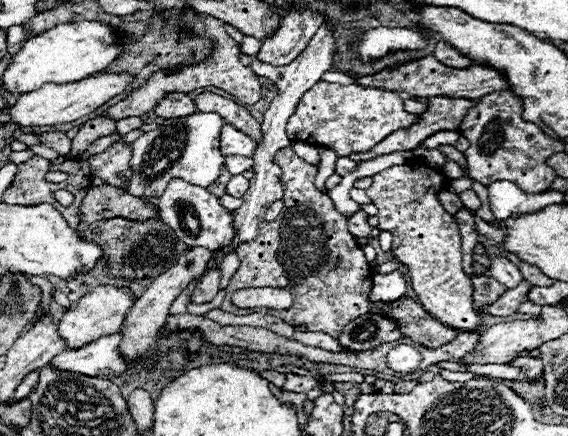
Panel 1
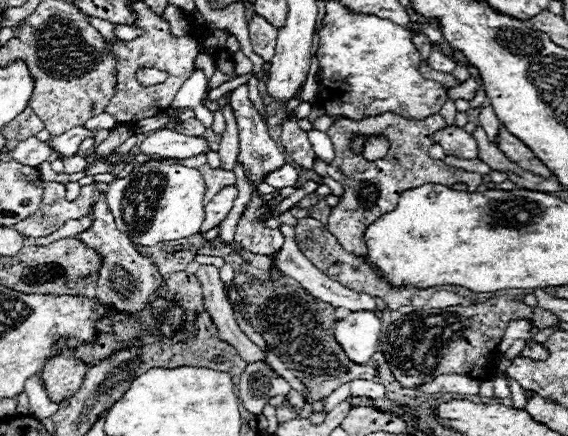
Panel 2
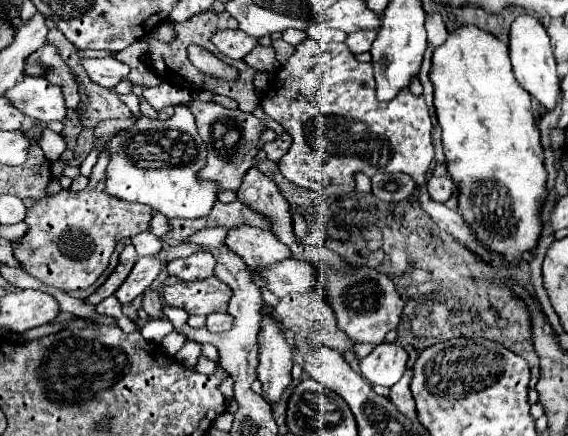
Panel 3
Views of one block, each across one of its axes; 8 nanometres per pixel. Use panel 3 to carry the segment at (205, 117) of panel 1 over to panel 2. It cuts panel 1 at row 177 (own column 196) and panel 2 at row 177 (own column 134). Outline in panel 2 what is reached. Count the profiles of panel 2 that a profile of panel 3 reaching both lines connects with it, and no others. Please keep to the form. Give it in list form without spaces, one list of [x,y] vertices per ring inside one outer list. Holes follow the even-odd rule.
[[[152,158],[144,166],[136,166],[126,178],[112,180],[104,196],[120,232],[140,246],[156,246],[200,232],[204,220],[204,188],[204,178],[196,168]]]

